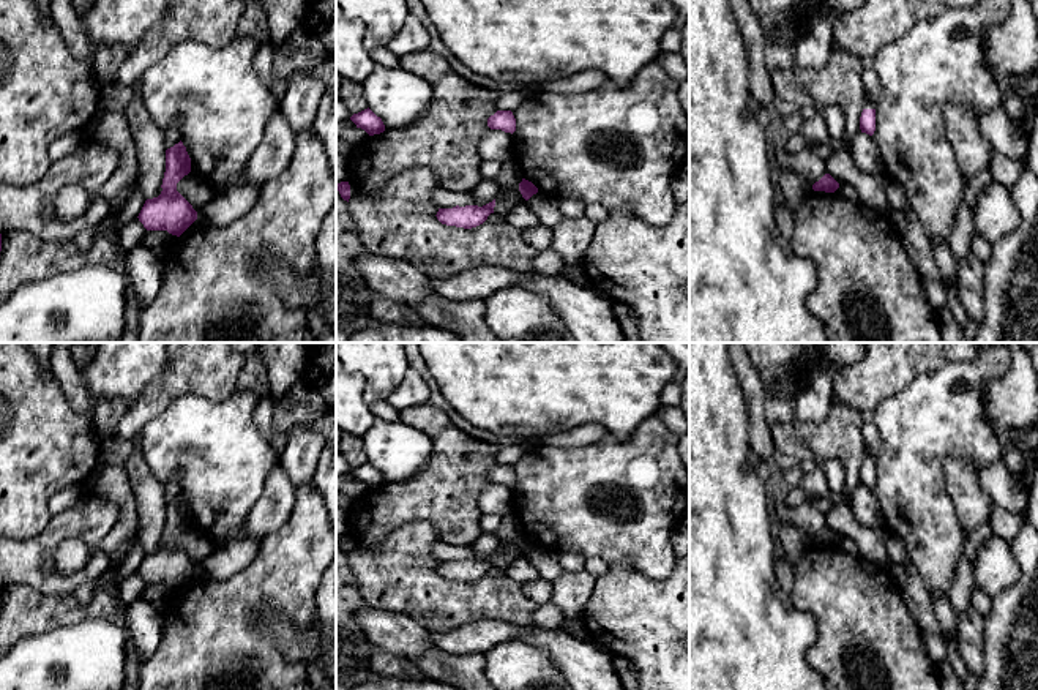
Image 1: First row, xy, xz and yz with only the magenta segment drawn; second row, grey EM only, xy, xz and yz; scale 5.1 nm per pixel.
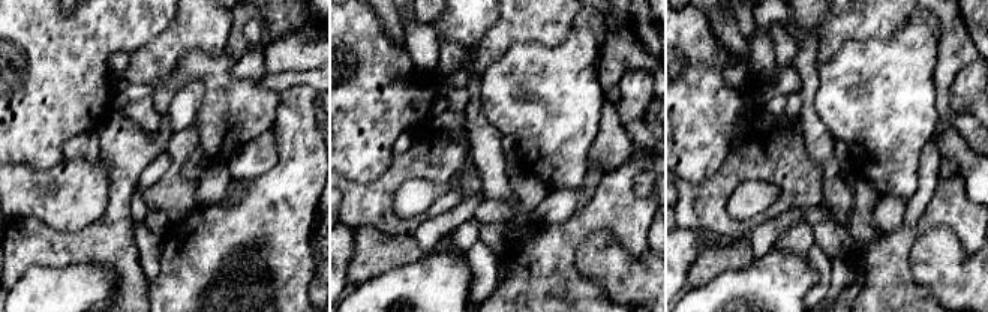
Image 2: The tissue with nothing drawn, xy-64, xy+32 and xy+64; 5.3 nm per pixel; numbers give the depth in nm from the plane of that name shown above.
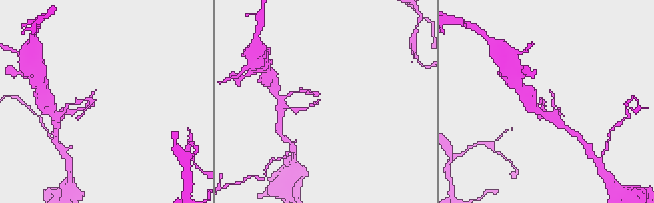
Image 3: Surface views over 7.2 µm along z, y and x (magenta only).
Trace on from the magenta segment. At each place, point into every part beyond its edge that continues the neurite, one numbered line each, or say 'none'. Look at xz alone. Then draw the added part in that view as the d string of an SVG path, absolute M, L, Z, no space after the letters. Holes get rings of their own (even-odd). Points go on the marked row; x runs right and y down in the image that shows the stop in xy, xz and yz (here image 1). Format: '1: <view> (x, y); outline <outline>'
none

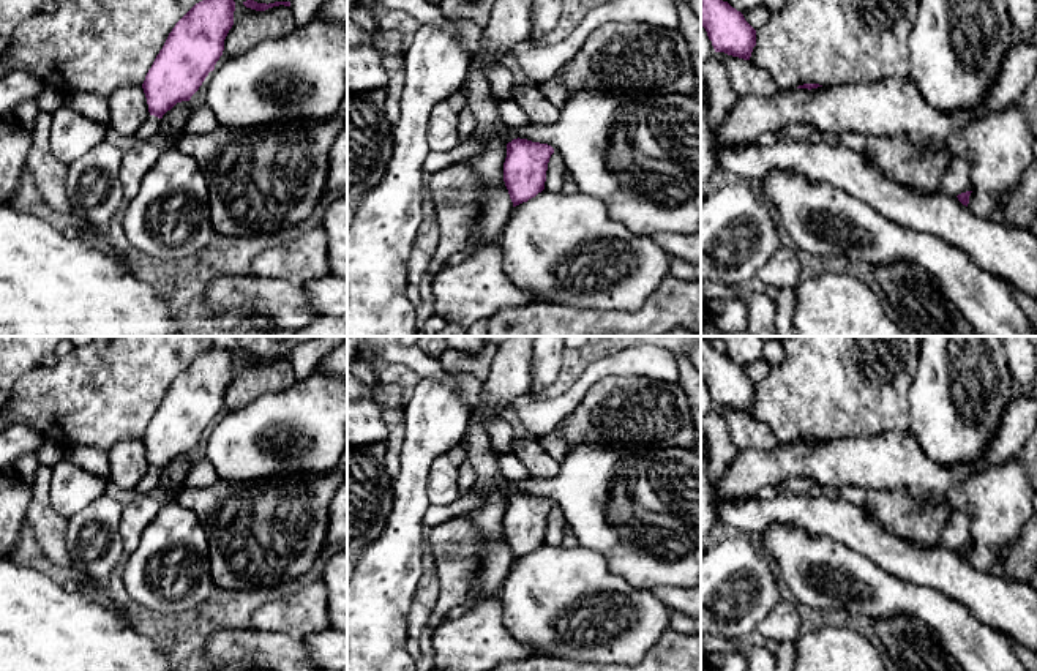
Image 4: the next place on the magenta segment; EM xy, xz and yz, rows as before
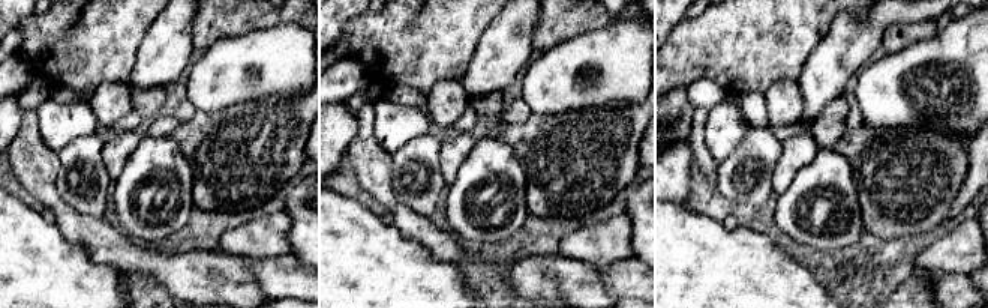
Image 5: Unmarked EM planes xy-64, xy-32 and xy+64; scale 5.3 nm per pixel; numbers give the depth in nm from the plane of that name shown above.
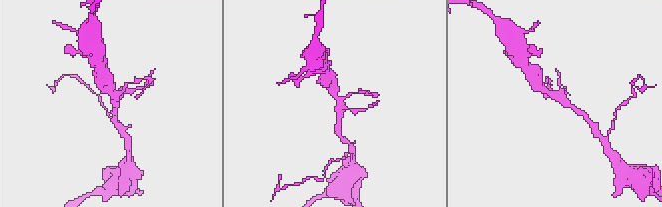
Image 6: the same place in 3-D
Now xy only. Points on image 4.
1: xy (152, 127); outline M148 114L148 118L137 129L136 136L139 139L153 139L156 134L161 133L161 128L163 128L163 120Z

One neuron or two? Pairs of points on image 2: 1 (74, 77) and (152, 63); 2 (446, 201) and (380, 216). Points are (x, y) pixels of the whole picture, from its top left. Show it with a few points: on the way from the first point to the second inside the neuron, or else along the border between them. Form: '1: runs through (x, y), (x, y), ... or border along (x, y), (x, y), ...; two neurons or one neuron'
1: border along (161, 35), (131, 53); two neurons
2: runs through (429, 215), (413, 224), (396, 224); one neuron

